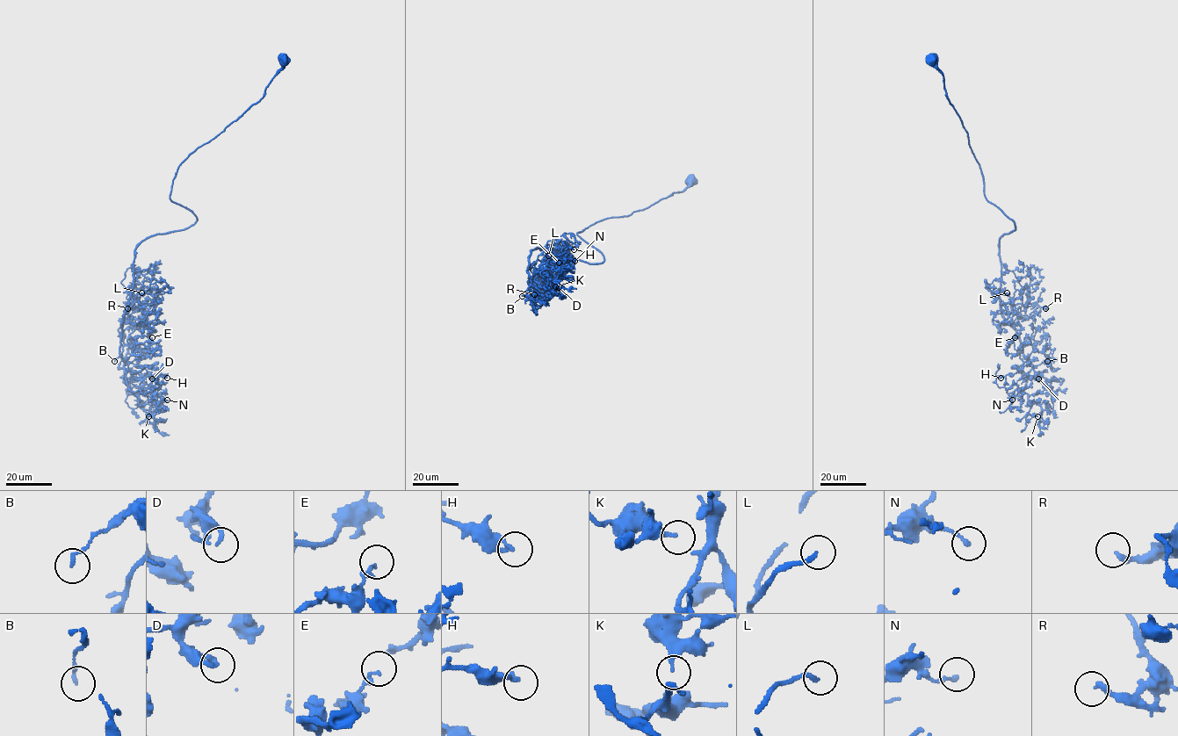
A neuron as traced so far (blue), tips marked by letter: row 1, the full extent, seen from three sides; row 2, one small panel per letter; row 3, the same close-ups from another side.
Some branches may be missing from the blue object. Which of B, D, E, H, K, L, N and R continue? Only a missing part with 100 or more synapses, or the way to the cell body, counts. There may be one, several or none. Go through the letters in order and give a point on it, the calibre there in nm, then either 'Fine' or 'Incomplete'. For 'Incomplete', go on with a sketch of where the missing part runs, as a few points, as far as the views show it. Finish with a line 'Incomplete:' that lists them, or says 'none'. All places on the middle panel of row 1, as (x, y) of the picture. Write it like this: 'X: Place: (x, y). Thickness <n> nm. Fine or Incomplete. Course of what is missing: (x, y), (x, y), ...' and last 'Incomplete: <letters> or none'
B: Place: (522, 296). Thickness 150 nm. Fine
D: Place: (559, 287). Thickness 190 nm. Fine
E: Place: (559, 263). Thickness 220 nm. Fine
H: Place: (574, 249). Thickness 240 nm. Fine
K: Place: (555, 286). Thickness 160 nm. Fine
L: Place: (548, 256). Thickness 180 nm. Incomplete. Course of what is missing: (548, 256), (571, 264)
N: Place: (574, 261). Thickness 170 nm. Fine
R: Place: (534, 294). Thickness 240 nm. Fine
Incomplete: L

